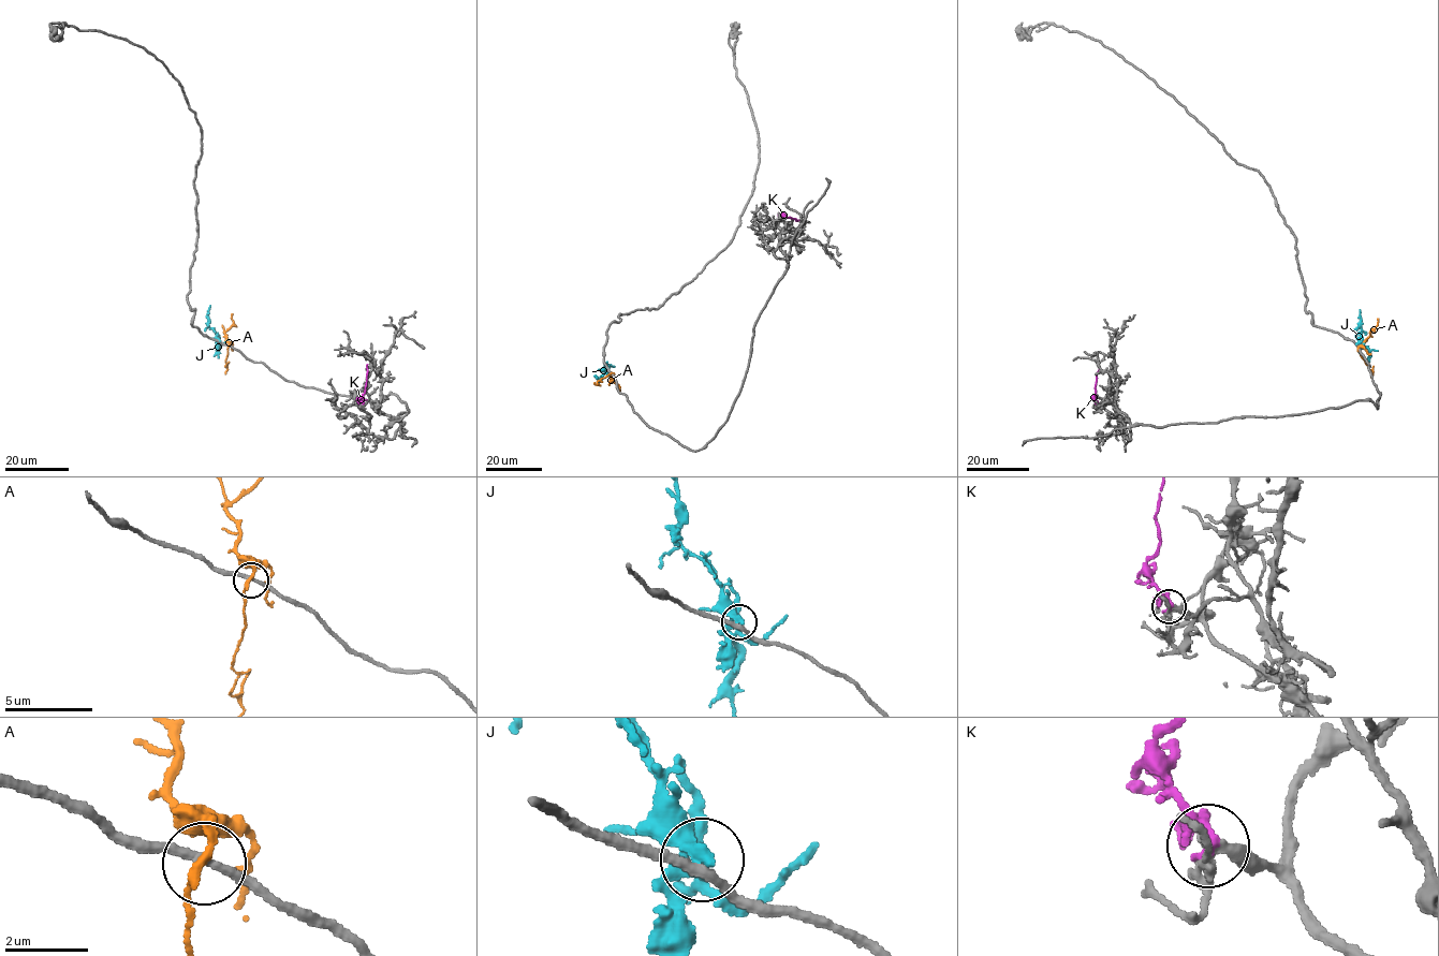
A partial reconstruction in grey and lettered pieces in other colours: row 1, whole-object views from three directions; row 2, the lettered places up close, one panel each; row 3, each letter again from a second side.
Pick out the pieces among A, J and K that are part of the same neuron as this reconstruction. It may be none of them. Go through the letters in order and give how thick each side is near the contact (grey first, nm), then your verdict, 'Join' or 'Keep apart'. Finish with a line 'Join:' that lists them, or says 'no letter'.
A: Thickness 200 nm (grey) against 190 nm. Keep apart
J: Thickness 220 nm (grey) against 260 nm. Keep apart
K: Thickness 240 nm (grey) against 240 nm. Join
Join: K

